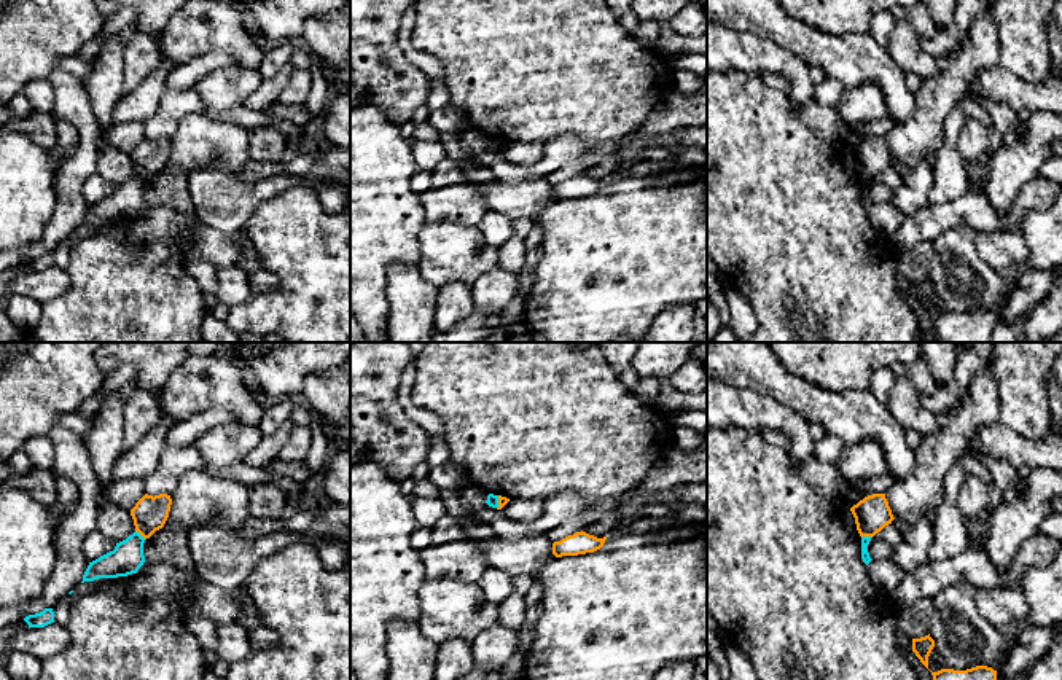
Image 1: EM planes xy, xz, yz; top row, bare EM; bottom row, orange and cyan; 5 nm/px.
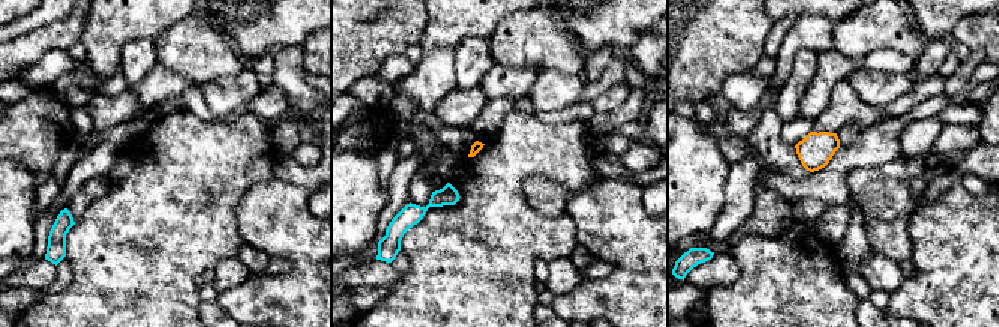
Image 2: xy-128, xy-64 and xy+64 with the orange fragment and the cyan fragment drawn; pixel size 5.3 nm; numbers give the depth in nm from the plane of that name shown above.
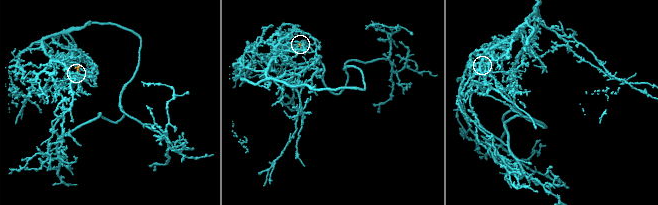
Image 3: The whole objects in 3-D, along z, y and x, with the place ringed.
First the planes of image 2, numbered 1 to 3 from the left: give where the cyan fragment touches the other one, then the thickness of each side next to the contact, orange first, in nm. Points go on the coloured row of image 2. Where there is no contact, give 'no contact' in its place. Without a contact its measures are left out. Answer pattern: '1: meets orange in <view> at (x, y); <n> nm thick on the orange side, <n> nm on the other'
1: no contact
2: no contact
3: no contact

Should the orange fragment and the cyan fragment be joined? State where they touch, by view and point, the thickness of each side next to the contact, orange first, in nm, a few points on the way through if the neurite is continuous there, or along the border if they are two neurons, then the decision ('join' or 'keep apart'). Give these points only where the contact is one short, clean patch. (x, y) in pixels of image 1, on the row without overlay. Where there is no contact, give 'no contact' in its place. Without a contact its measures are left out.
meets orange in yz at (866, 179); 180 nm thick on the orange side, 50 nm on the other; border along yz (862, 179), (871, 180); keep apart

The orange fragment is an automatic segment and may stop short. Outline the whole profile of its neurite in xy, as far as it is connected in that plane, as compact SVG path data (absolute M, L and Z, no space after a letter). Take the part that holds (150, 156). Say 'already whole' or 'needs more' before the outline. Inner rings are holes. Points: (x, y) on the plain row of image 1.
already whole; M145 137L131 153L135 175L145 183L156 174L162 172L170 154L172 142L167 137L148 139Z

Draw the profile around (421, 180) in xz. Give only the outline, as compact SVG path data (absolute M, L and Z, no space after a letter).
M417 170L411 178L411 188L419 194L433 190L430 172Z

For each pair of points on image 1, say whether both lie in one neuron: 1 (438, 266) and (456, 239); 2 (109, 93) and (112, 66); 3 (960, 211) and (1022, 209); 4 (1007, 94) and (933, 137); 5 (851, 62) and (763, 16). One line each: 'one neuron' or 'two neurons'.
1: one neuron
2: one neuron
3: one neuron
4: two neurons
5: one neuron

